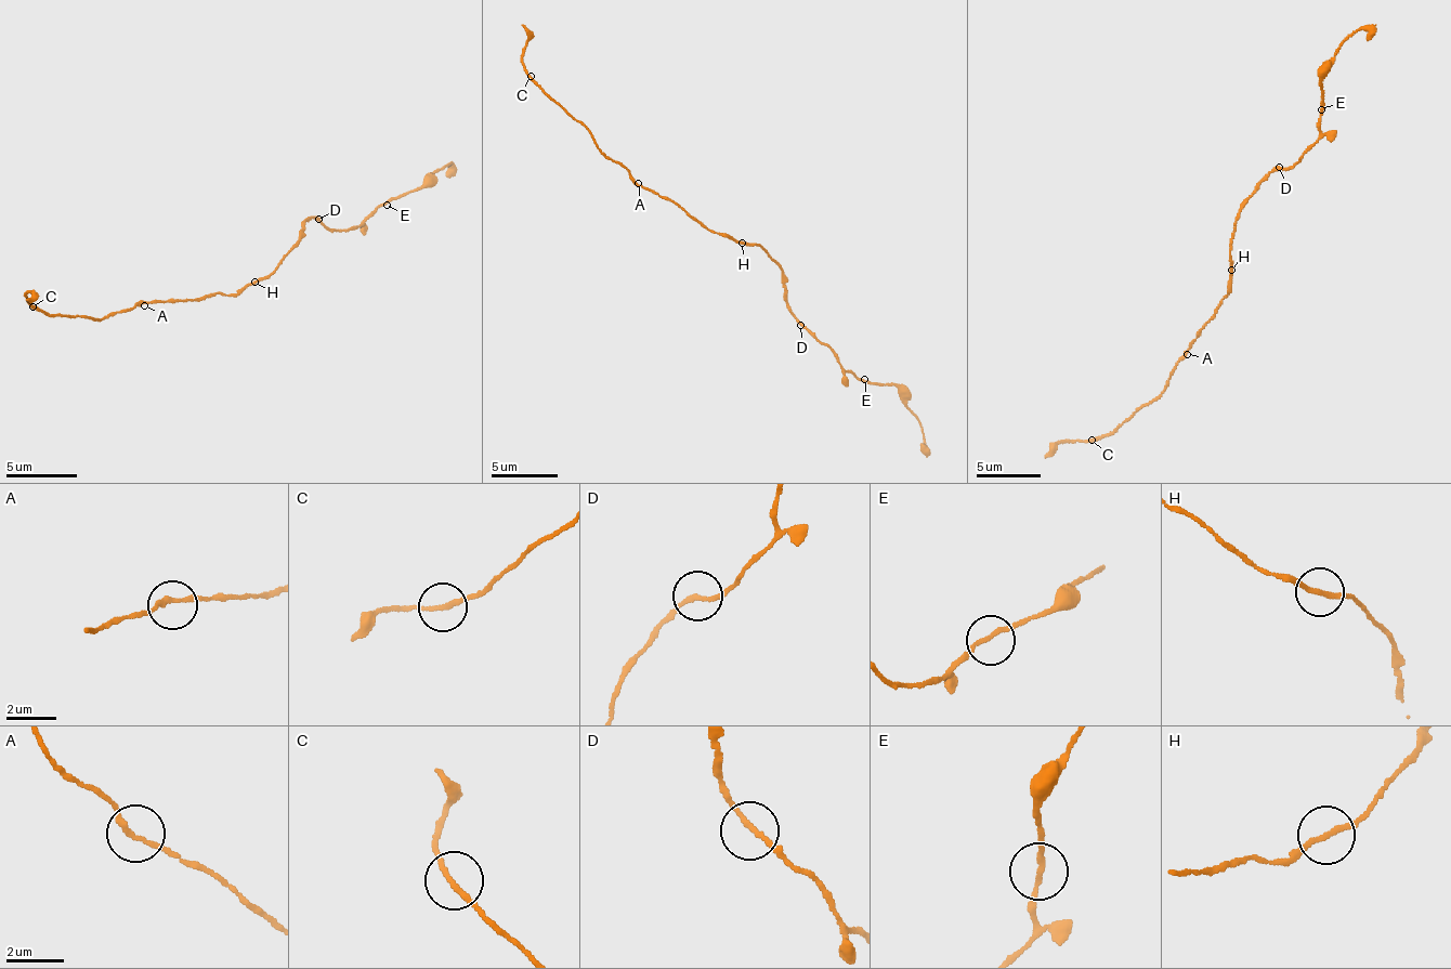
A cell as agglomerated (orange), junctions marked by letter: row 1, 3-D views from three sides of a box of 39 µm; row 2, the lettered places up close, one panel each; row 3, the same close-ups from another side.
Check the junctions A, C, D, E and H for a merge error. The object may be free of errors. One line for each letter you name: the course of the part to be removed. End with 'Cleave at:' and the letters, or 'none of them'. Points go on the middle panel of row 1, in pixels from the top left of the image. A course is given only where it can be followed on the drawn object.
Cleave at: none of them

